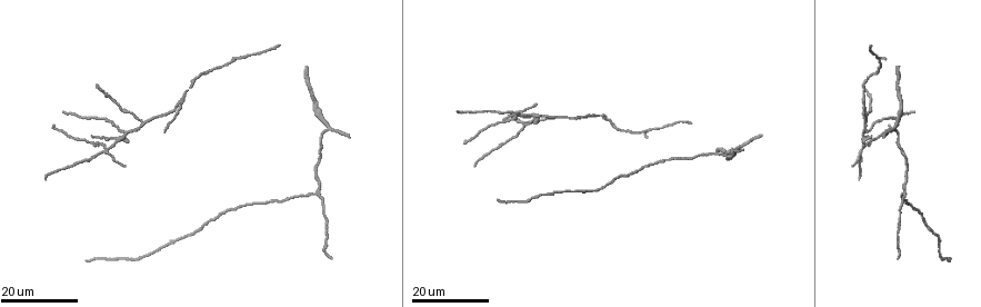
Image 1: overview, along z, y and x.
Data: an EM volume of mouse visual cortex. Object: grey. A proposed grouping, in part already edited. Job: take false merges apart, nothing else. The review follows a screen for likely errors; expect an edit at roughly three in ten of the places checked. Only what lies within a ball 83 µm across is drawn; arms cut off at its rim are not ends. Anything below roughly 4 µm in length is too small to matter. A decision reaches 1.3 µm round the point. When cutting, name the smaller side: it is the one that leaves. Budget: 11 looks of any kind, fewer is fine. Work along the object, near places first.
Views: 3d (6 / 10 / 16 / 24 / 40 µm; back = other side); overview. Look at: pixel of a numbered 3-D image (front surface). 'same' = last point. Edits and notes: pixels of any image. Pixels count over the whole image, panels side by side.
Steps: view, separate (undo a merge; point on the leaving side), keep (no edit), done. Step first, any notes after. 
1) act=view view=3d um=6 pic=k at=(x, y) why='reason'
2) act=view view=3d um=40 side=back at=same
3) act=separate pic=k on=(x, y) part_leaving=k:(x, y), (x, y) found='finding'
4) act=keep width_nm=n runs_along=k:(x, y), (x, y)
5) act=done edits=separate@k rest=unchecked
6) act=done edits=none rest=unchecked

act=view view=3d um=16 pic=1 at=(181, 101) why='two arms in line, one across'

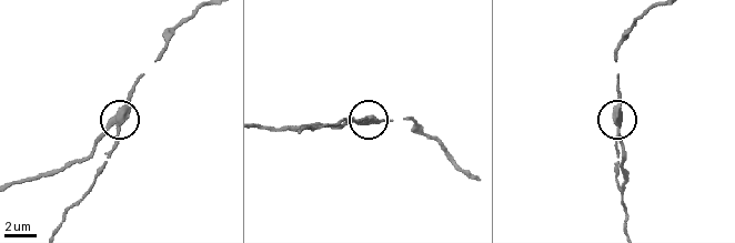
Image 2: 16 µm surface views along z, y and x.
act=view view=3d um=10 pic=2 at=(112, 122)

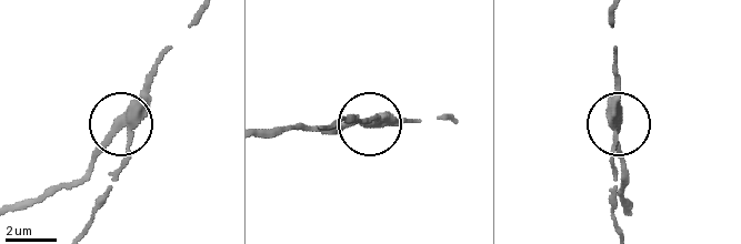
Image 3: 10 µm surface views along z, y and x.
act=separate pic=3 on=(127, 151) width_nm=320 part_leaving=3:(136, 117), (127, 165), (84, 229) found='a second neuron is stuck on'

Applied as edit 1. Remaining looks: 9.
act=view view=overview

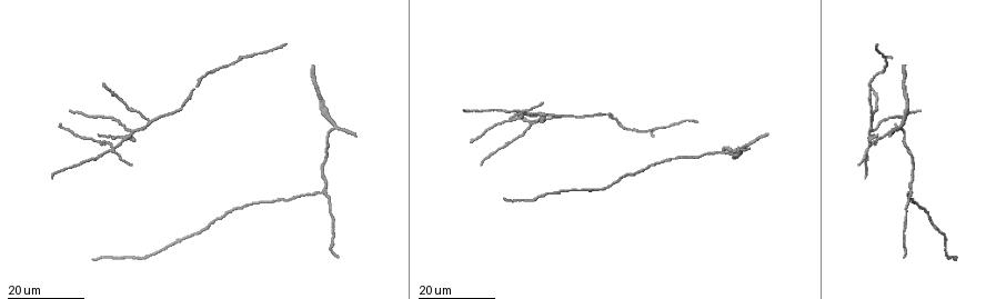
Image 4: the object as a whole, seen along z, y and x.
act=view view=3d um=24 pic=4 at=(113, 148) why='four-way junction'

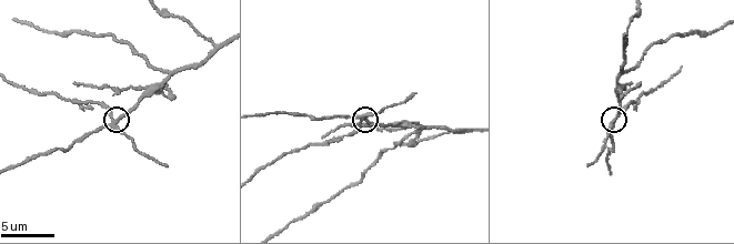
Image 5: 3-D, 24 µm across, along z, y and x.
act=view view=3d um=6 pic=5 at=(362, 121)

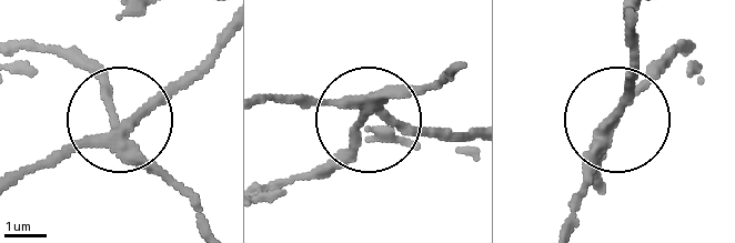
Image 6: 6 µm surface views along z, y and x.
act=view view=3d um=6 side=back pic=6 at=(110, 113)

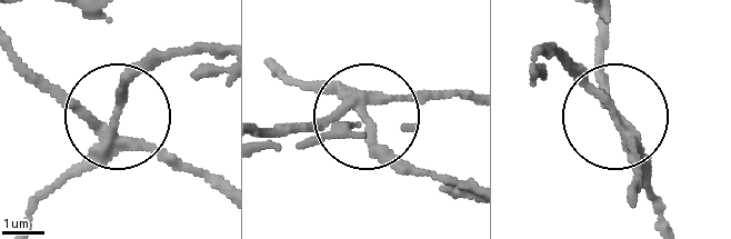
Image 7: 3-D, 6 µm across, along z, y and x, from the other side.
act=separate pic=7 on=(116, 90) part_leaving=7:(108, 142), (129, 82), (171, 55), (214, 50) found='two neurons meet here'

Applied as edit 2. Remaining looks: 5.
act=view view=3d um=10 pic=5 at=(465, 131) why='three-way junction'

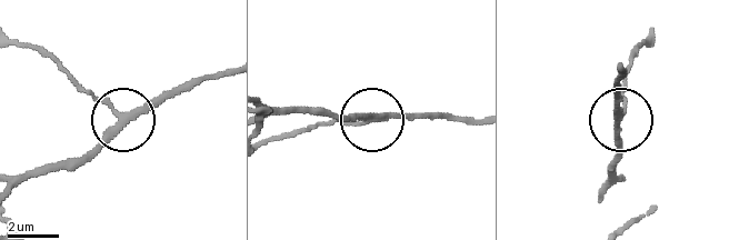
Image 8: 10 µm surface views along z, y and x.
act=keep runs_along=8:(226, 71), (181, 83), (117, 116), (62, 69) found='one neuron here'

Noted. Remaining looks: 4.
act=view view=3d um=24 pic=4 at=(732, 155) why='arms part here'

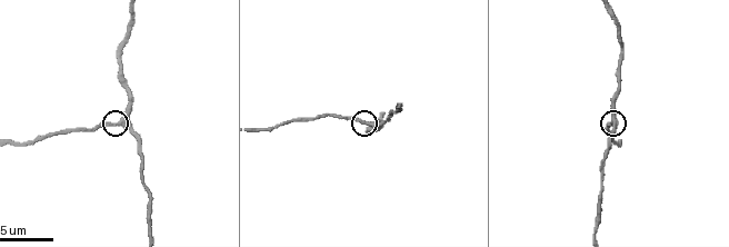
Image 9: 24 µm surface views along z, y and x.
act=view view=3d um=10 pic=9 at=(121, 122)

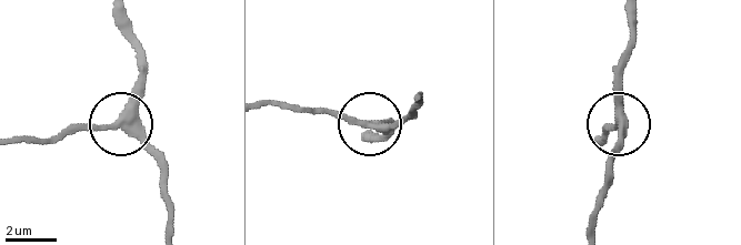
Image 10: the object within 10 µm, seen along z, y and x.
act=keep width_nm=340 runs_along=10:(636, 20), (610, 164) found='continuous, no second neuron'

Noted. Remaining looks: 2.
act=done edits=separate@3,separate@7 rest=unchecked

